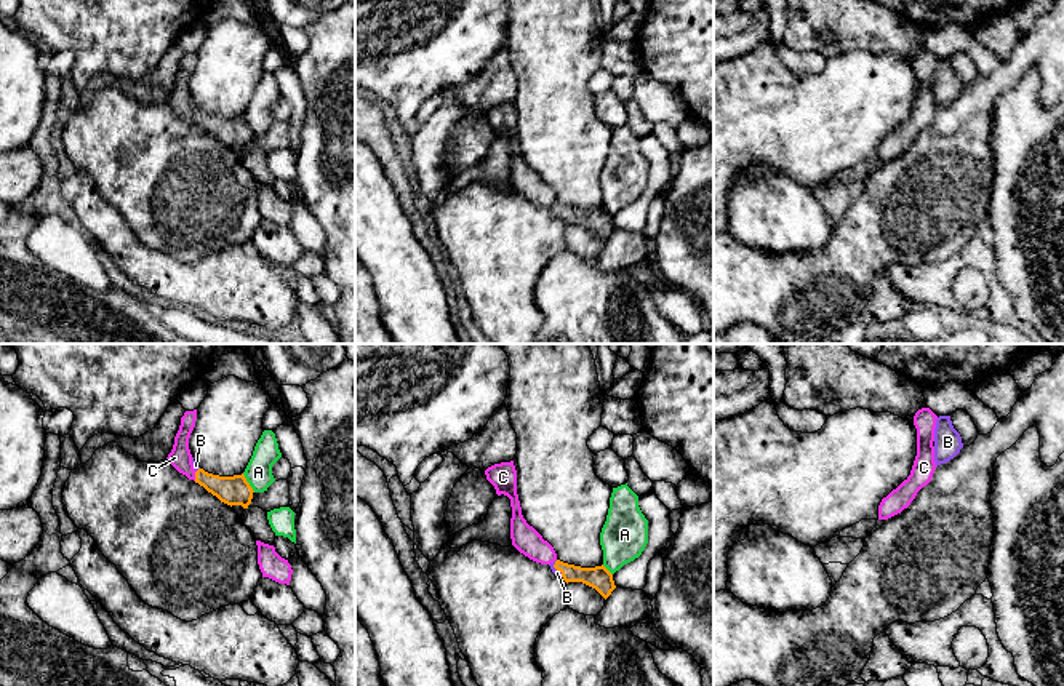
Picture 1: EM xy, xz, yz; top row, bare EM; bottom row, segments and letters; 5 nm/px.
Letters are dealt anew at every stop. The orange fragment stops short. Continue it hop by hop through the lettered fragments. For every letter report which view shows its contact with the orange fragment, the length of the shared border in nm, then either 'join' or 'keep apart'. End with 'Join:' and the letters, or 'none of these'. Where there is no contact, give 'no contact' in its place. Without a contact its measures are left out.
A: xy | 120 nm | keep apart
B: xz | 90 nm | join
C: xy | 50 nm | keep apart
Join: B

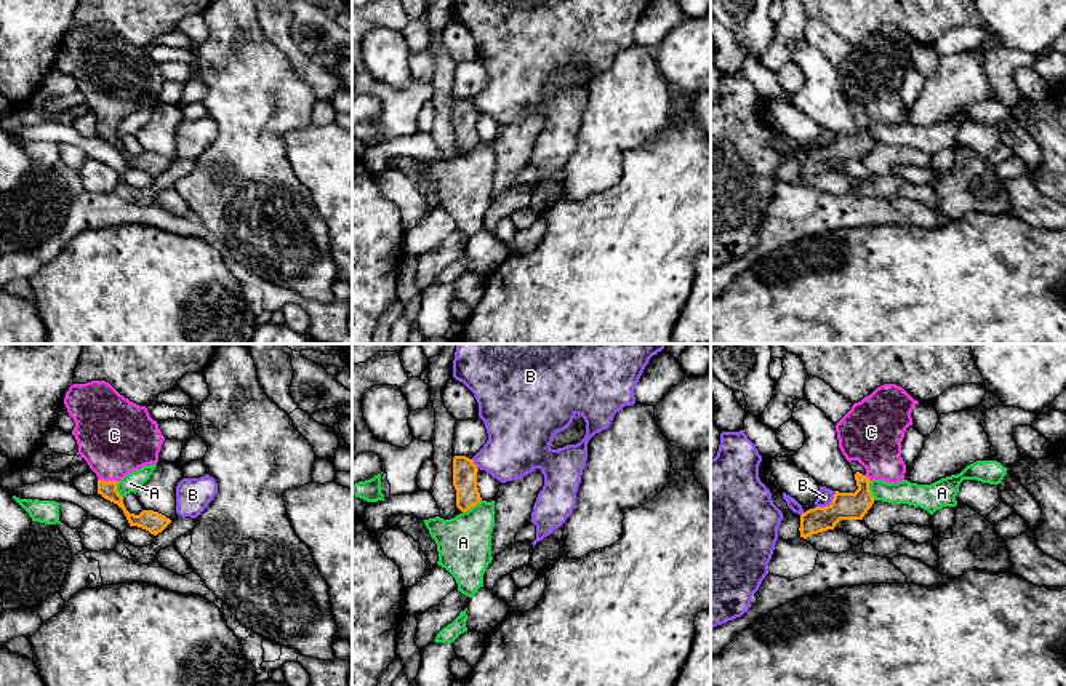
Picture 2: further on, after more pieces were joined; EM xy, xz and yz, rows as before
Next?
A: xz | 120 nm | keep apart
B: yz | 130 nm | keep apart
C: xy | 110 nm | join
Join: C

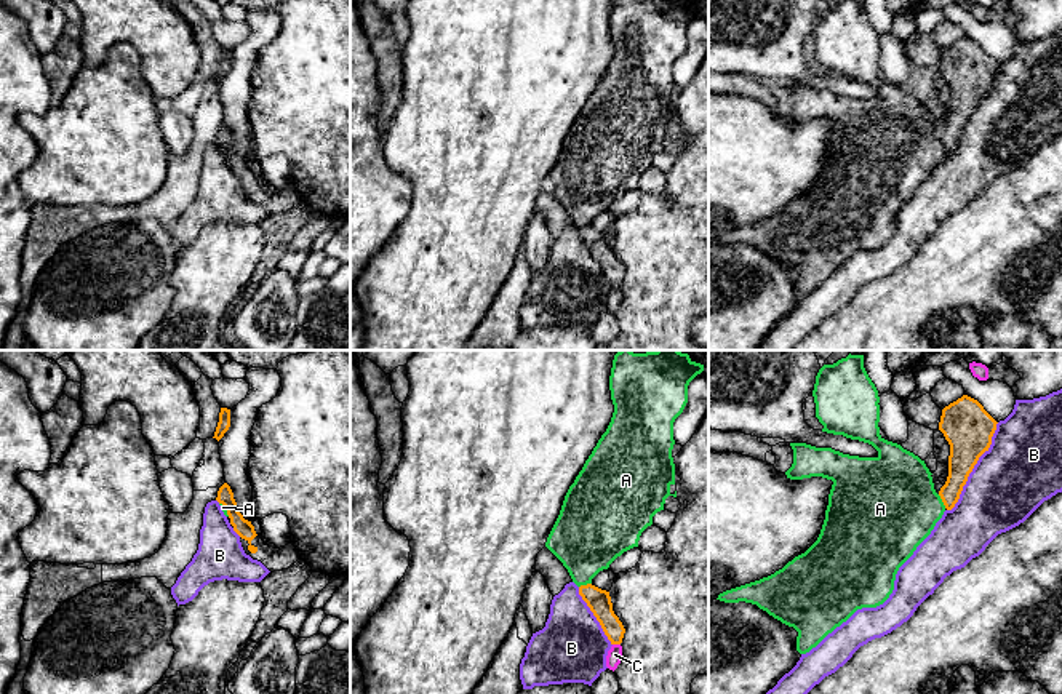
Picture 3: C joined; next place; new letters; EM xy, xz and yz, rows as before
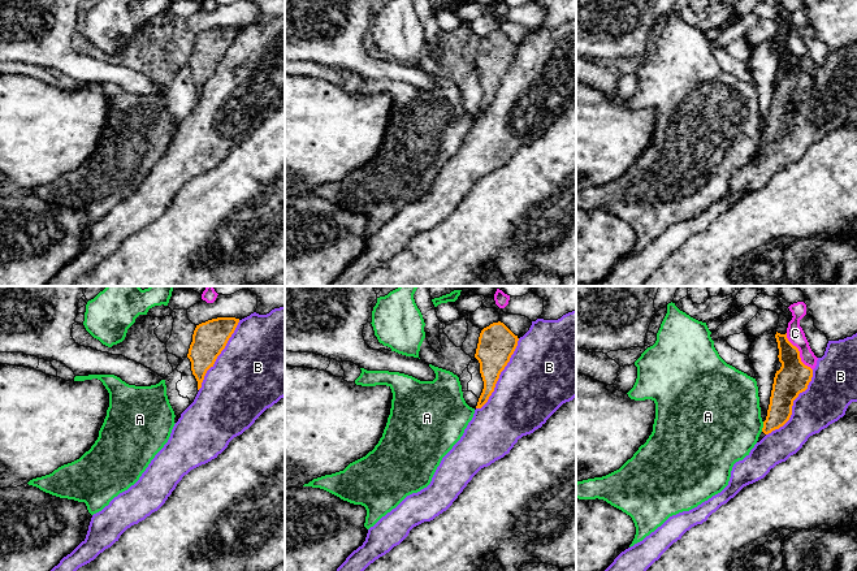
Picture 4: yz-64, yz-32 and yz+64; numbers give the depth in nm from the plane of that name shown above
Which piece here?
A: yz | 80 nm | keep apart
B: yz | 500 nm | keep apart
C: xz | 40 nm | keep apart
Join: none of these

